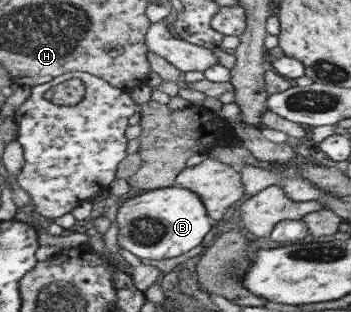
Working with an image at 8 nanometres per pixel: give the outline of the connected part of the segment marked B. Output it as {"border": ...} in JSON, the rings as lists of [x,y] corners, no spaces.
{"border":[[[182,186],[153,189],[128,199],[118,209],[118,245],[139,258],[172,259],[198,247],[212,232],[215,220],[208,215],[202,196]]]}

